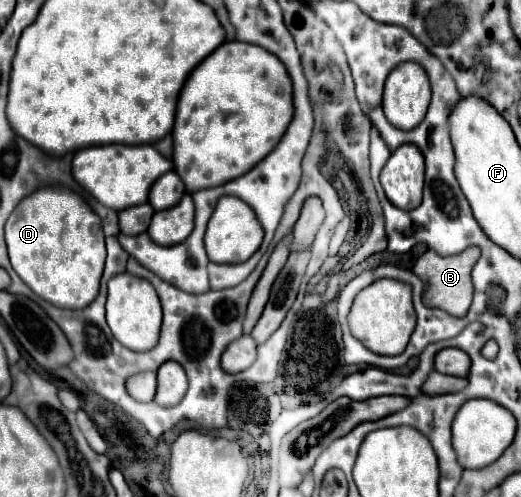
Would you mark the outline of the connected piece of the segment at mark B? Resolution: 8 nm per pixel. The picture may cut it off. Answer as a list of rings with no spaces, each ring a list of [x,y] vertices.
[[[467,247],[463,253],[451,257],[441,257],[435,251],[425,251],[413,265],[413,273],[423,281],[423,305],[441,309],[453,317],[463,317],[473,299],[471,269],[479,259],[479,253],[481,251],[477,247]]]

